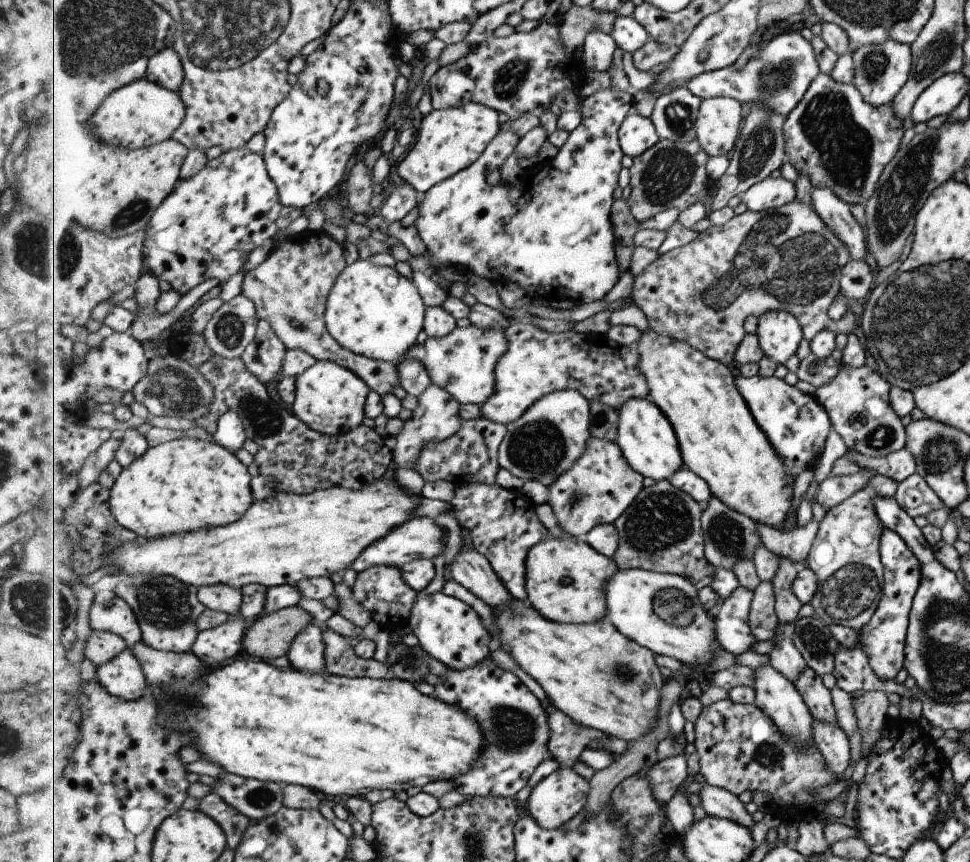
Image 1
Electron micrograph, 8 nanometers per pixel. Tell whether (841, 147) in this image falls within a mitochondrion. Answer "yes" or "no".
yes

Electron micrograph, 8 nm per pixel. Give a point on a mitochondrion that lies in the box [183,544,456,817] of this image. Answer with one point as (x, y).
(263, 797)

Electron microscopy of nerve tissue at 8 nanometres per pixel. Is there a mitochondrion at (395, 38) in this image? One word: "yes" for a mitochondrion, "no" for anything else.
no

